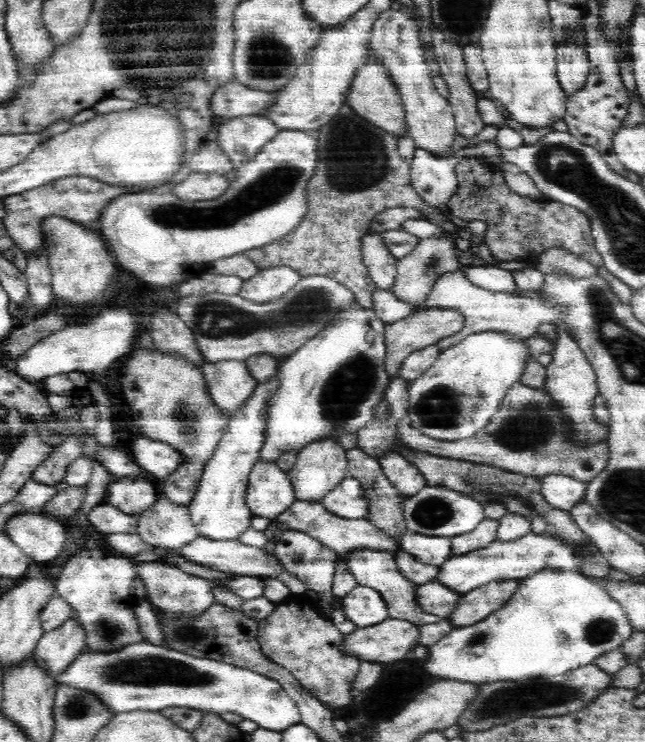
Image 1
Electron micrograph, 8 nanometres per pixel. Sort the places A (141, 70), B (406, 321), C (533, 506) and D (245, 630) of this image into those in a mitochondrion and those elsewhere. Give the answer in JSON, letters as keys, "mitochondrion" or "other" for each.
{"A":"mitochondrion","B":"other","C":"mitochondrion","D":"other"}

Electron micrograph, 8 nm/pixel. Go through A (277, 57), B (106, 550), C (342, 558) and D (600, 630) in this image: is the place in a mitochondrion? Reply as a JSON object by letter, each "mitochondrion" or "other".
{"A":"mitochondrion","B":"other","C":"other","D":"mitochondrion"}

